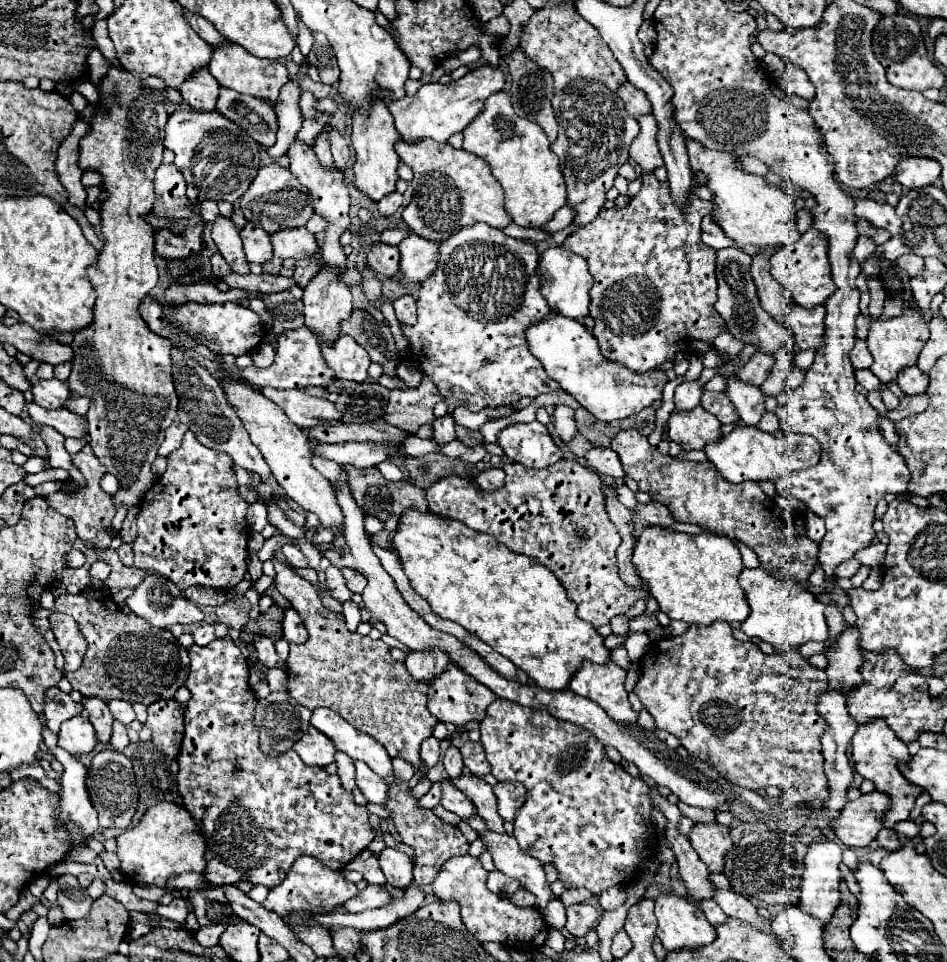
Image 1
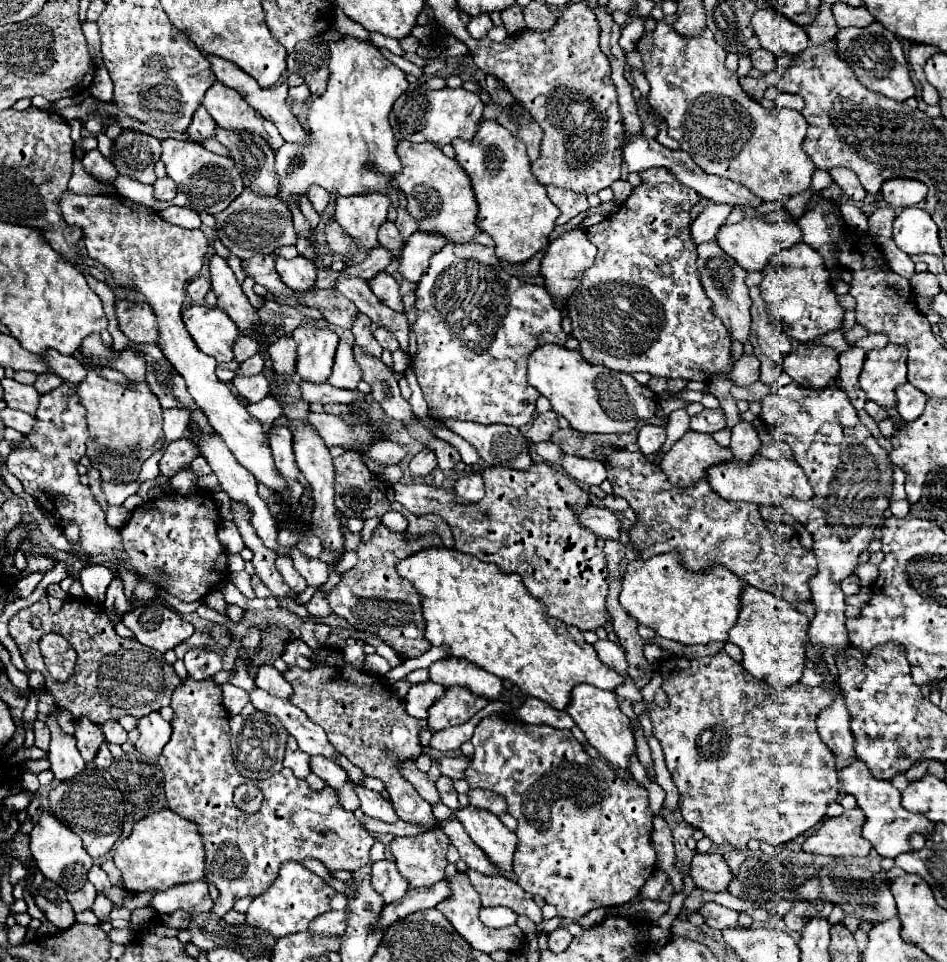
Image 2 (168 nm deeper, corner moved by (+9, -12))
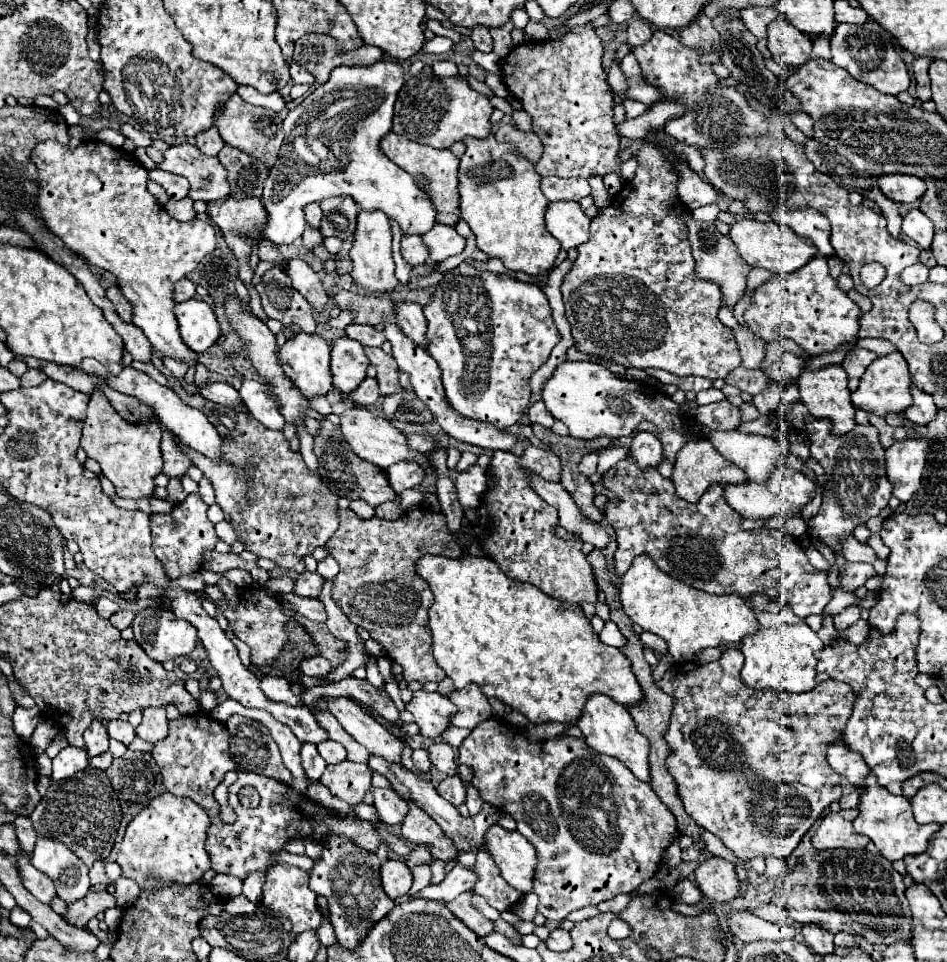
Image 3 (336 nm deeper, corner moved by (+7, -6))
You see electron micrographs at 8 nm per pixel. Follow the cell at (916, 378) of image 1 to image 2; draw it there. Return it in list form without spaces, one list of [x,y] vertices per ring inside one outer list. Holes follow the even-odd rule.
[[[902,384],[896,388],[896,410],[906,422],[916,420],[924,412],[926,400],[928,396],[912,384]]]

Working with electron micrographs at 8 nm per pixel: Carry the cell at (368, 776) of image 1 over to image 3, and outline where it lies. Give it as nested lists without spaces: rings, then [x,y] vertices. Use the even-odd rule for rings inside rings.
[[[374,788],[374,806],[380,820],[388,826],[400,824],[408,814],[408,804],[398,798],[398,794],[394,794],[394,790],[390,788]]]

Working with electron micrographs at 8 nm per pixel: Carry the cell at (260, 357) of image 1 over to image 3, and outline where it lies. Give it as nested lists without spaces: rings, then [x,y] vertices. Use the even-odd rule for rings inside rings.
[[[244,380],[238,394],[256,420],[260,420],[266,428],[282,430],[284,416],[280,414],[280,406],[278,402],[274,402],[274,396],[270,394],[270,388],[266,384],[260,384],[256,380]]]

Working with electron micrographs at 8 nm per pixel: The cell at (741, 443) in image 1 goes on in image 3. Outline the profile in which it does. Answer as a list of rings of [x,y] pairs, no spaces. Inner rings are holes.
[[[786,470],[786,474],[772,474],[768,484],[758,486],[756,482],[744,482],[744,486],[726,486],[724,498],[726,502],[742,516],[752,520],[768,520],[772,516],[786,516],[804,508],[816,494],[816,484],[796,470]]]

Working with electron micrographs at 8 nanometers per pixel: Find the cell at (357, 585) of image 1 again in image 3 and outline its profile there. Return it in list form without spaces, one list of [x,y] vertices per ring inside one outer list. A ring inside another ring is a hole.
[[[426,506],[414,508],[404,512],[398,520],[384,520],[384,518],[358,518],[350,508],[338,510],[340,526],[332,534],[332,538],[326,542],[328,554],[340,564],[340,572],[334,578],[332,586],[332,598],[342,608],[342,612],[348,616],[350,622],[356,626],[362,626],[370,632],[370,636],[384,646],[388,656],[404,668],[402,676],[406,682],[440,682],[446,678],[442,668],[432,658],[432,636],[428,626],[428,608],[432,606],[434,598],[428,588],[428,584],[418,578],[416,562],[418,558],[426,554],[440,554],[446,558],[460,558],[464,554],[462,546],[454,540],[454,536],[446,530],[446,518],[442,512],[432,512]]]

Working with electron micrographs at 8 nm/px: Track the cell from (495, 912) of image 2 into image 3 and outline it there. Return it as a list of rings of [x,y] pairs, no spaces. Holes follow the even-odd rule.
[[[474,894],[474,896],[472,896],[472,906],[474,906],[482,916],[486,916],[486,918],[490,918],[490,920],[498,920],[498,918],[500,918],[500,912],[494,910],[484,896]]]

